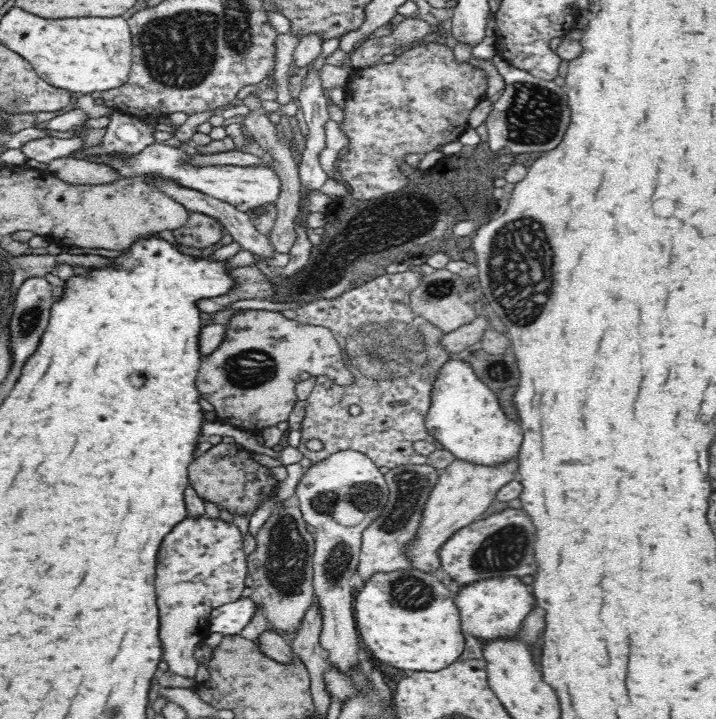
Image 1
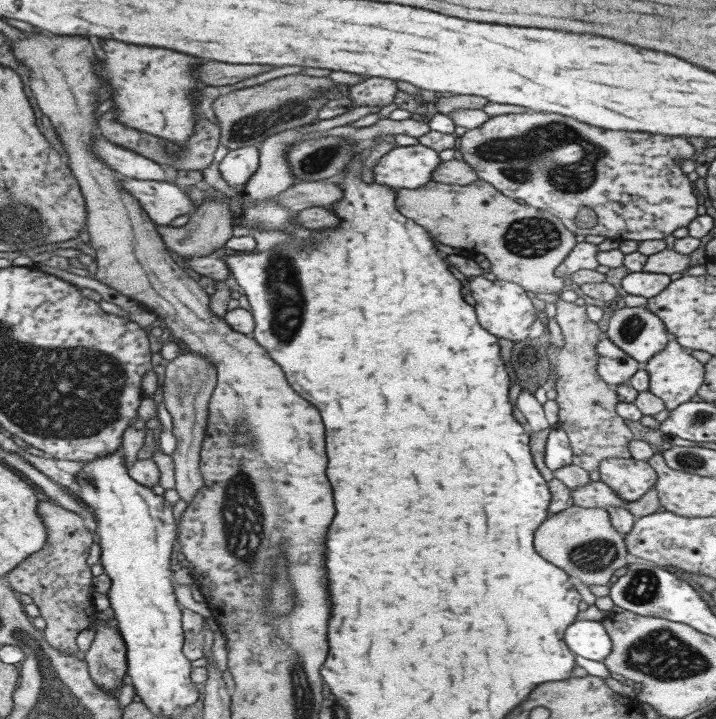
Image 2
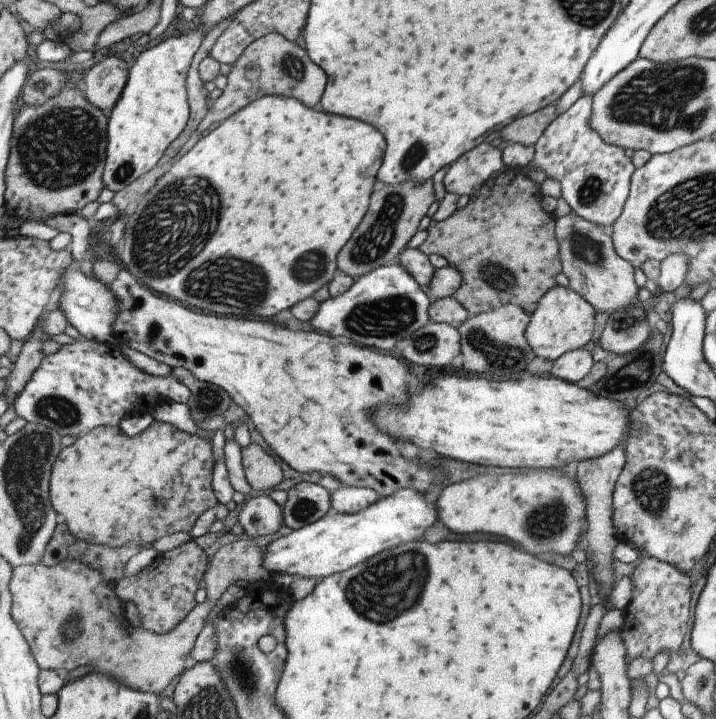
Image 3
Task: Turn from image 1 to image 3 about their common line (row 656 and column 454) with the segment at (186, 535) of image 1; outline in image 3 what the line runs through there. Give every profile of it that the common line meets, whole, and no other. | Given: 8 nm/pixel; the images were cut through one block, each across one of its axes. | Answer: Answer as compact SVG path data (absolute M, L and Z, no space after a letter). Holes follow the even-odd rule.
M495 141L480 144L462 154L444 176L446 194L470 197L476 190L480 190L492 174L505 166L502 148L503 145Z

